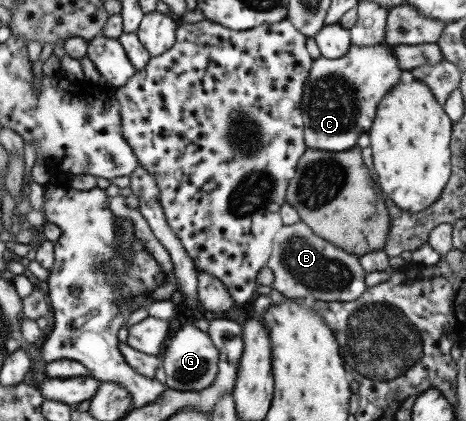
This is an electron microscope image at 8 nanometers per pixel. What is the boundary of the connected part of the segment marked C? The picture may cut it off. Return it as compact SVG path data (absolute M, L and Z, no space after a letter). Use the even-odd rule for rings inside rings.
M384 40L373 46L351 44L340 58L316 58L308 68L300 98L303 141L306 148L344 152L356 145L356 138L368 132L376 105L405 73L396 66L392 46Z

